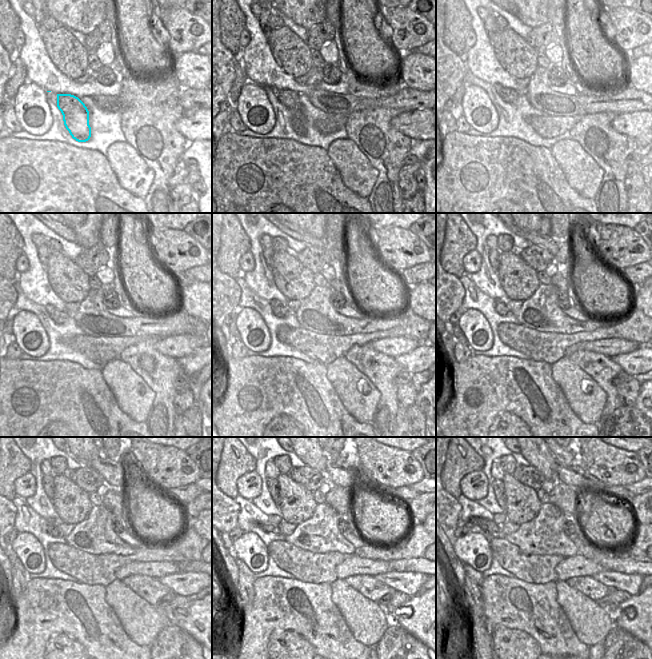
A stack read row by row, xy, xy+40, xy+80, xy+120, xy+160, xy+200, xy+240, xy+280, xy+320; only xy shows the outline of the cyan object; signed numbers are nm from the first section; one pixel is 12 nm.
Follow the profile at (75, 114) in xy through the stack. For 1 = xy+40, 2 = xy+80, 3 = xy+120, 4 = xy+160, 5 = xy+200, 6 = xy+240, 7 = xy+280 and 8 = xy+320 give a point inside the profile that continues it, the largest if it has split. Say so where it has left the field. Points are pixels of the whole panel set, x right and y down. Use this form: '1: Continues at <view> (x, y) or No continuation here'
1: Continues at xy+40 (290, 99)
2: Continues at xy+80 (509, 95)
3: Continues at xy+120 (59, 317)
4: Continues at xy+160 (279, 310)
5: Continues at xy+200 (501, 308)
6: Continues at xy+240 (52, 530)
7: Continues at xy+280 (267, 527)
8: Continues at xy+320 (489, 526).

